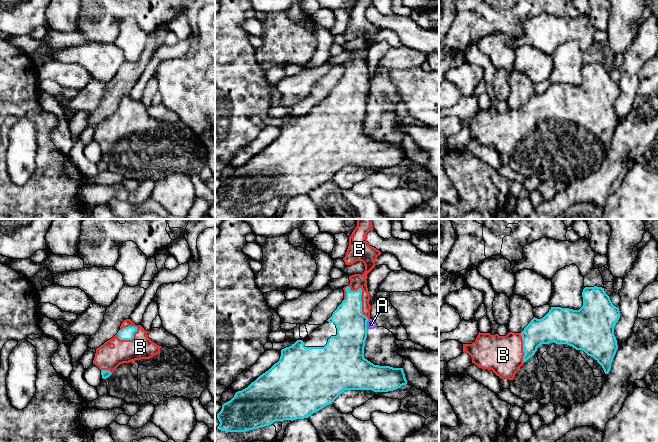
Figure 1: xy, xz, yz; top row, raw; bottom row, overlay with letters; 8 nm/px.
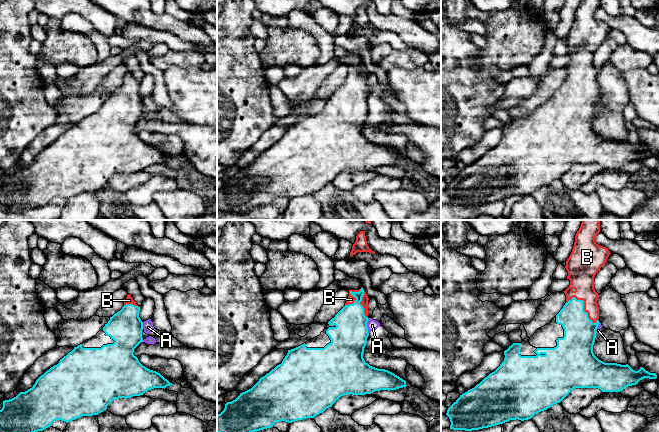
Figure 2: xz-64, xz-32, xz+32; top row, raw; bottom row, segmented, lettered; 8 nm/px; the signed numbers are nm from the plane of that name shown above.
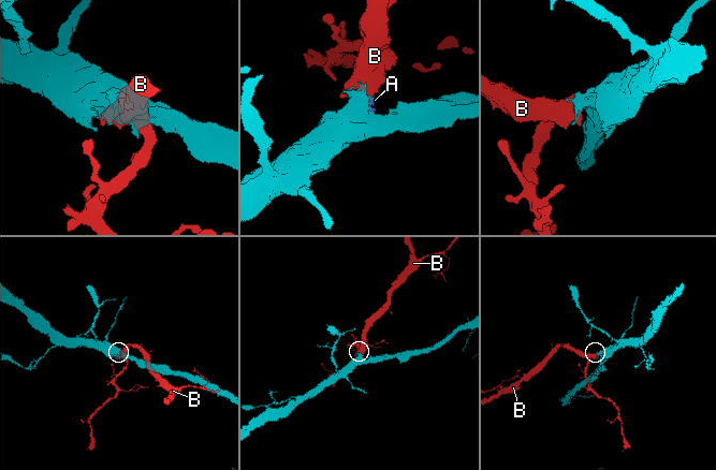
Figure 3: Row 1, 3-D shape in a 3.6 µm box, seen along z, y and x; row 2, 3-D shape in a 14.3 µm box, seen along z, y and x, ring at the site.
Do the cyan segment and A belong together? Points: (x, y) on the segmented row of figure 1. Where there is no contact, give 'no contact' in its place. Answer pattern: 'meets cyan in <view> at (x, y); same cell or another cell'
meets cyan in xz at (366, 324); another cell

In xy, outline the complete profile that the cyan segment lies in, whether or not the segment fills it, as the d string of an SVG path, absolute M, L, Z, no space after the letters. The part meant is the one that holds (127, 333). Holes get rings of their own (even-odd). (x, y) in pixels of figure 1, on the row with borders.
M126 319L118 333L96 349L93 364L101 370L102 378L106 379L120 364L150 359L160 354L160 348L148 338L147 331L141 325Z

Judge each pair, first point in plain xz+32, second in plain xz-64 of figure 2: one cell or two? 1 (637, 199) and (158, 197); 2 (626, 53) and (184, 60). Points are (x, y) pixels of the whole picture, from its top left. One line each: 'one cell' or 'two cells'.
1: one cell
2: one cell

